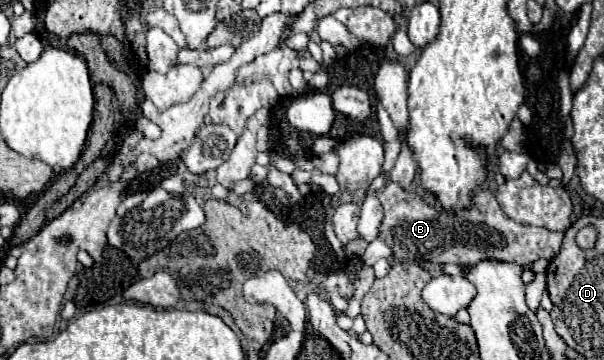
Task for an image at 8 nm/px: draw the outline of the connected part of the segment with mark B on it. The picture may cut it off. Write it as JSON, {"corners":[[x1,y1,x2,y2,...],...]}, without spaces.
{"corners":[[386,183,378,197,384,205,384,223,380,237,392,247,398,261,432,261,432,263,476,263,476,259,508,259,510,263,530,265,536,259,554,259,562,247,564,233,528,227,512,221,496,197,488,189,474,195,476,209,472,211,444,211,426,201,416,199,414,193,400,191,396,183]]}

